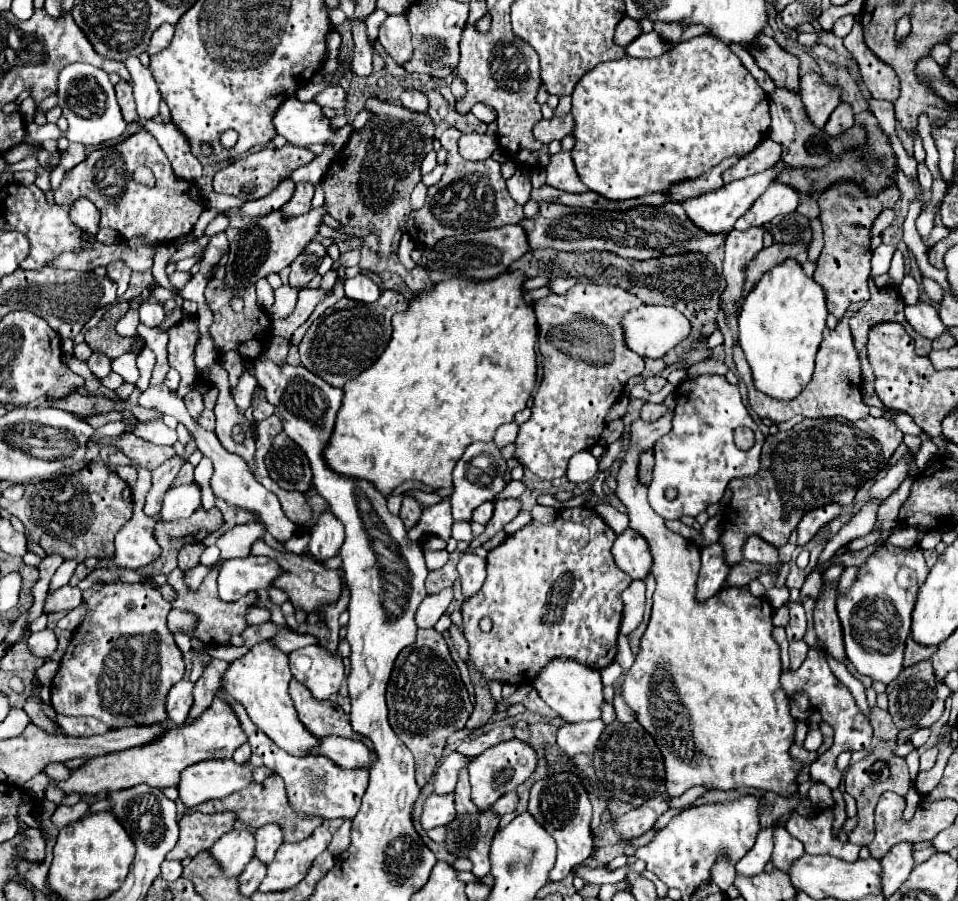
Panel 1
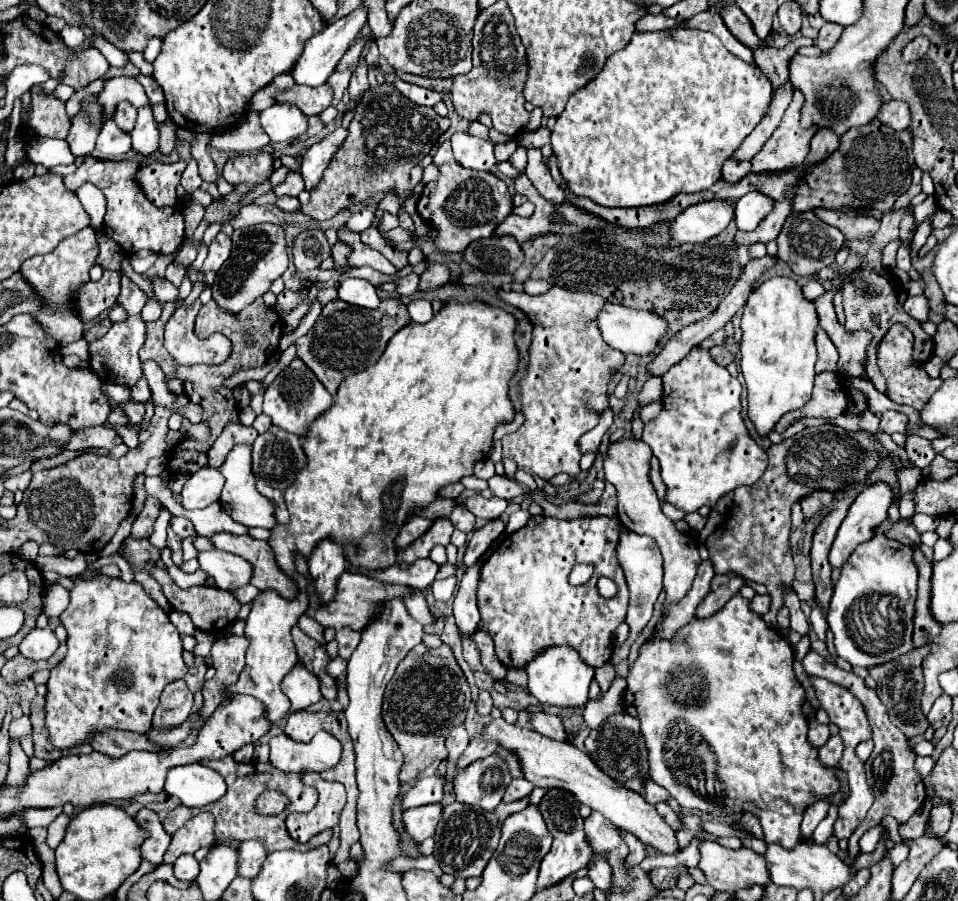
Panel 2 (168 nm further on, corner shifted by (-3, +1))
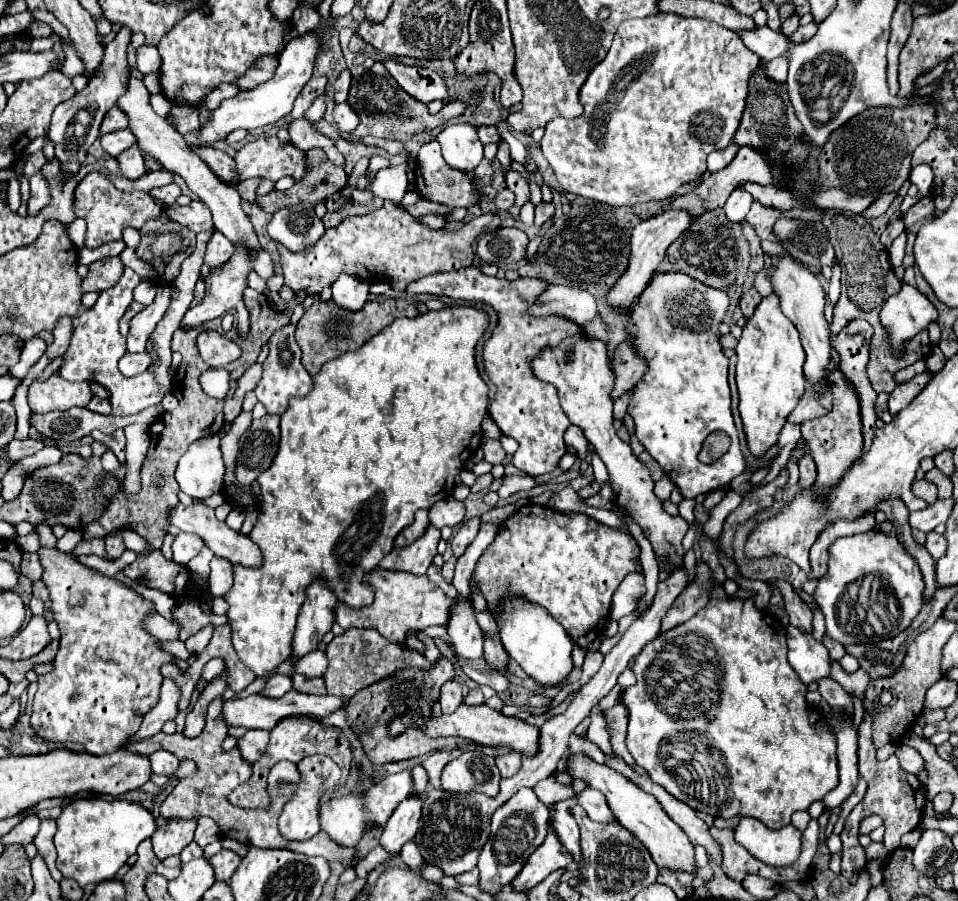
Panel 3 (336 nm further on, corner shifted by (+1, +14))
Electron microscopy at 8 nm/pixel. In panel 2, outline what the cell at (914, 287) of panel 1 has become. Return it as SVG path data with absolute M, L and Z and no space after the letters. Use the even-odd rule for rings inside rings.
M924 295L908 297L908 299L904 301L904 311L906 311L908 315L912 315L914 319L918 319L920 323L924 323L924 321L928 319L928 311L930 311L928 299L926 299Z

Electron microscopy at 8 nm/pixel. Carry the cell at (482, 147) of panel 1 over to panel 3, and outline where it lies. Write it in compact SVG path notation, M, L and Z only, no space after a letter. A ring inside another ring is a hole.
M452 124L442 130L436 140L440 142L442 156L450 168L472 172L482 160L482 142L472 124Z

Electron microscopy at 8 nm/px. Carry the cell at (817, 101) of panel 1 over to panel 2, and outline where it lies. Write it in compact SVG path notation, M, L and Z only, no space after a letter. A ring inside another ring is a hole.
M794 89L792 103L788 105L782 123L770 137L770 141L762 147L762 151L752 159L752 173L766 173L766 171L784 171L804 163L808 153L810 137L818 131L816 125L812 129L800 127L800 109L804 105L804 95Z

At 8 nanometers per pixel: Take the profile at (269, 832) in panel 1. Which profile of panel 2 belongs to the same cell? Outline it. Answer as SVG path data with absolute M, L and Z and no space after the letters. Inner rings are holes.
M244 841L238 847L238 875L240 877L256 877L260 873L260 865L268 857L268 849L264 849L264 841Z

